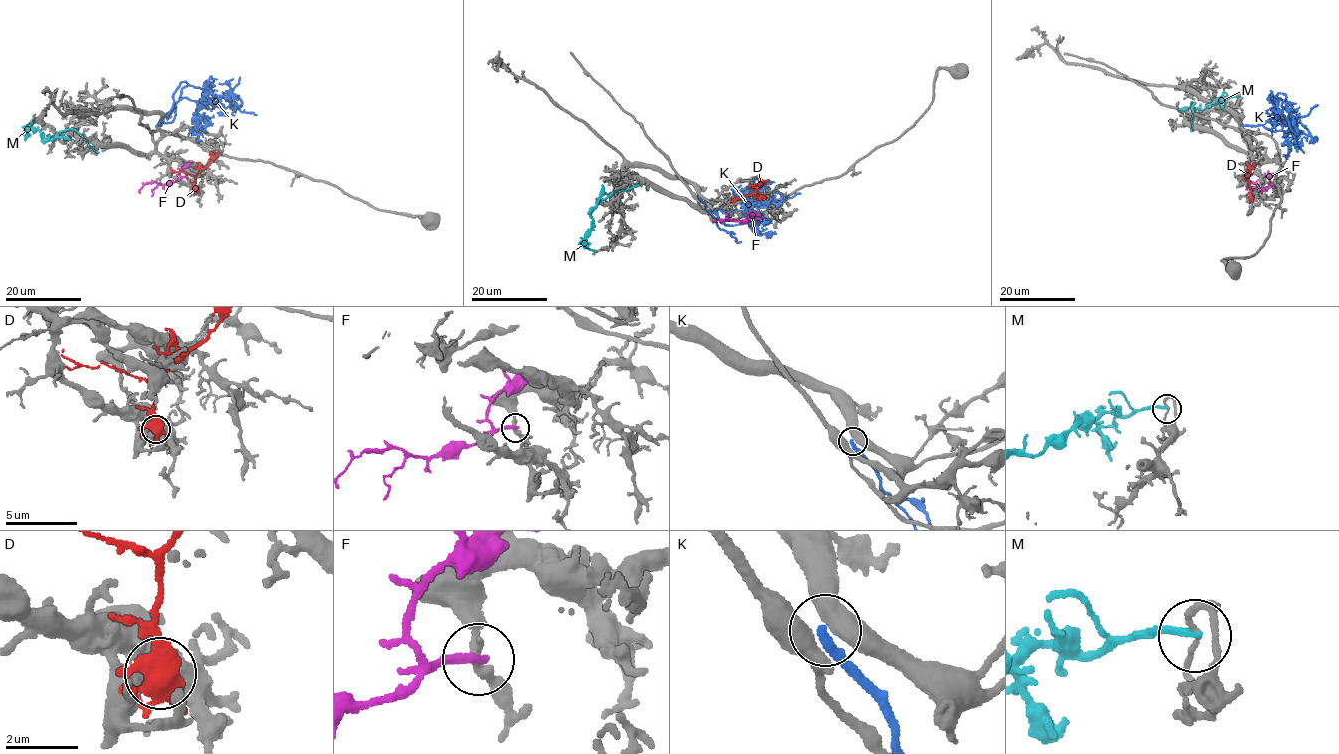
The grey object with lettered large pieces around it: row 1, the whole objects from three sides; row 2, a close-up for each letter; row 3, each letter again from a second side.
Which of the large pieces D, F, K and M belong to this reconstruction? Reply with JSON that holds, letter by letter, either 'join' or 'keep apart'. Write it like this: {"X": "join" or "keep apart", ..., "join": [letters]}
{"D": "keep apart", "F": "keep apart", "K": "keep apart", "M": "keep apart", "join": []}

